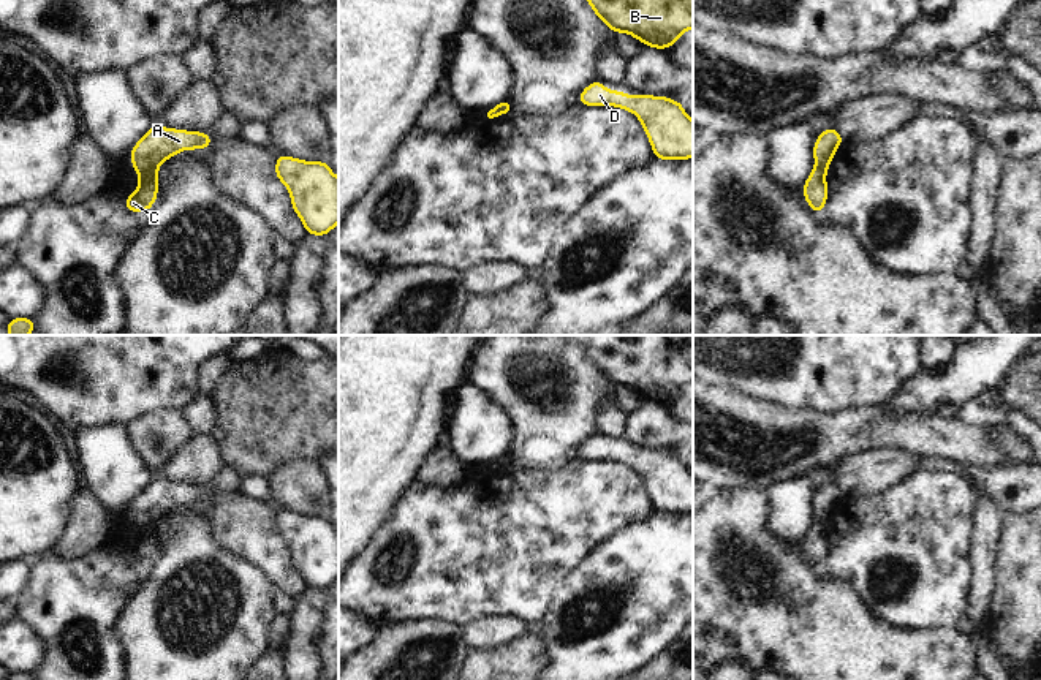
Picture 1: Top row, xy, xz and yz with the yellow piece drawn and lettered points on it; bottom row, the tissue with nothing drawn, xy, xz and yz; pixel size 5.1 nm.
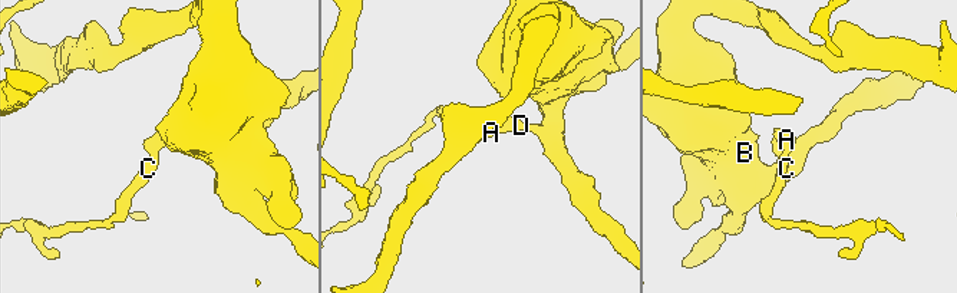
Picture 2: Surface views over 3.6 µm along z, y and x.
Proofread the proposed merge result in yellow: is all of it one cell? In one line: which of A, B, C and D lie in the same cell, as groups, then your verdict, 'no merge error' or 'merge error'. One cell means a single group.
groups A B D / C; merge error

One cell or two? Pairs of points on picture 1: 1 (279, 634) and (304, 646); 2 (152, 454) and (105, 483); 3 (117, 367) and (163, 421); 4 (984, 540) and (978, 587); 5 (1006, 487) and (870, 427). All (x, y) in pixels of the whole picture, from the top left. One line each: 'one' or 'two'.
1: two
2: two
3: two
4: one
5: two

